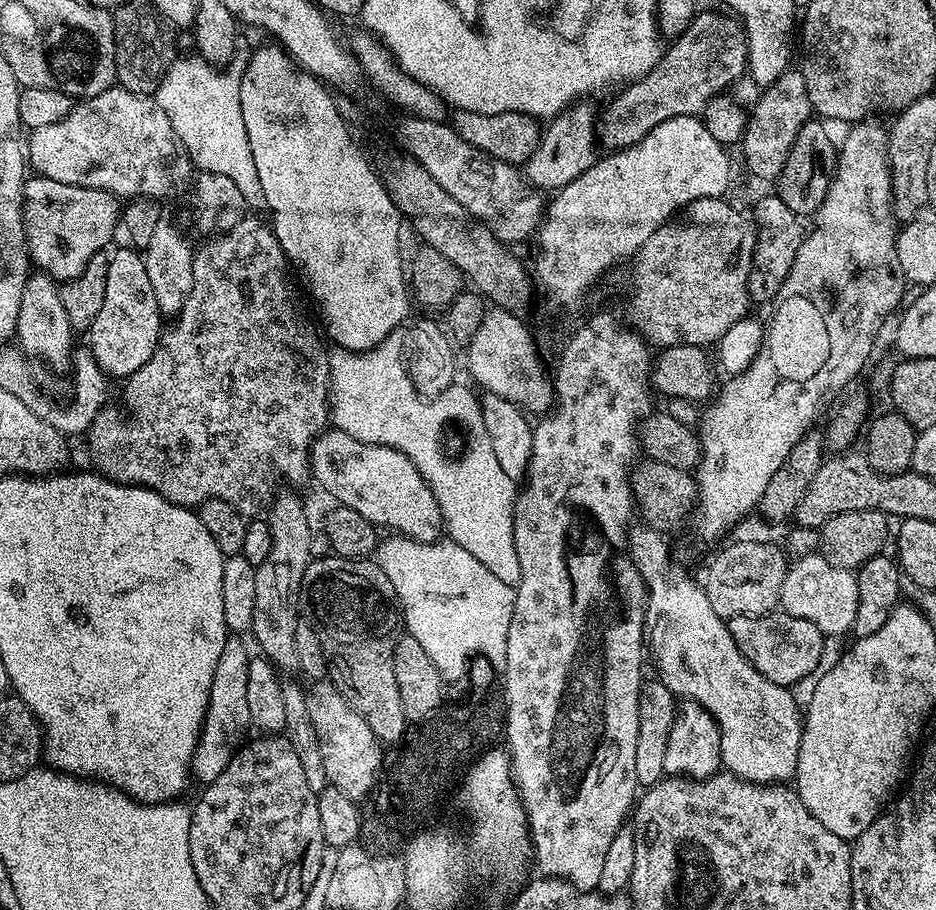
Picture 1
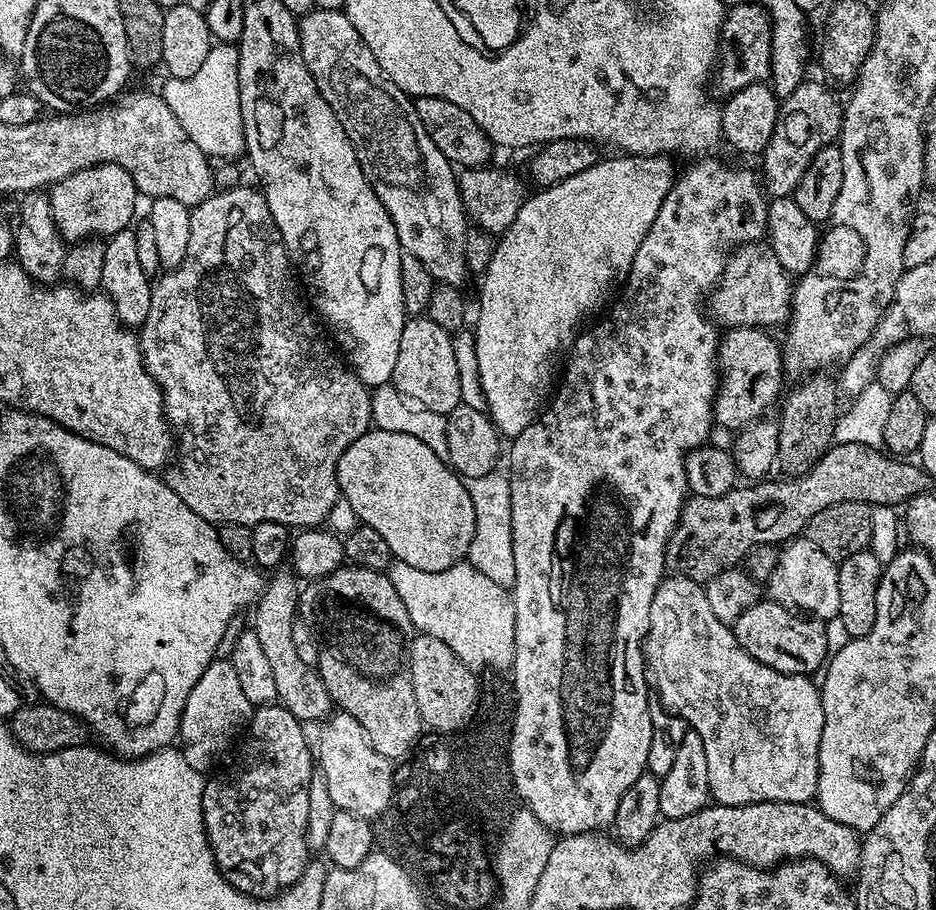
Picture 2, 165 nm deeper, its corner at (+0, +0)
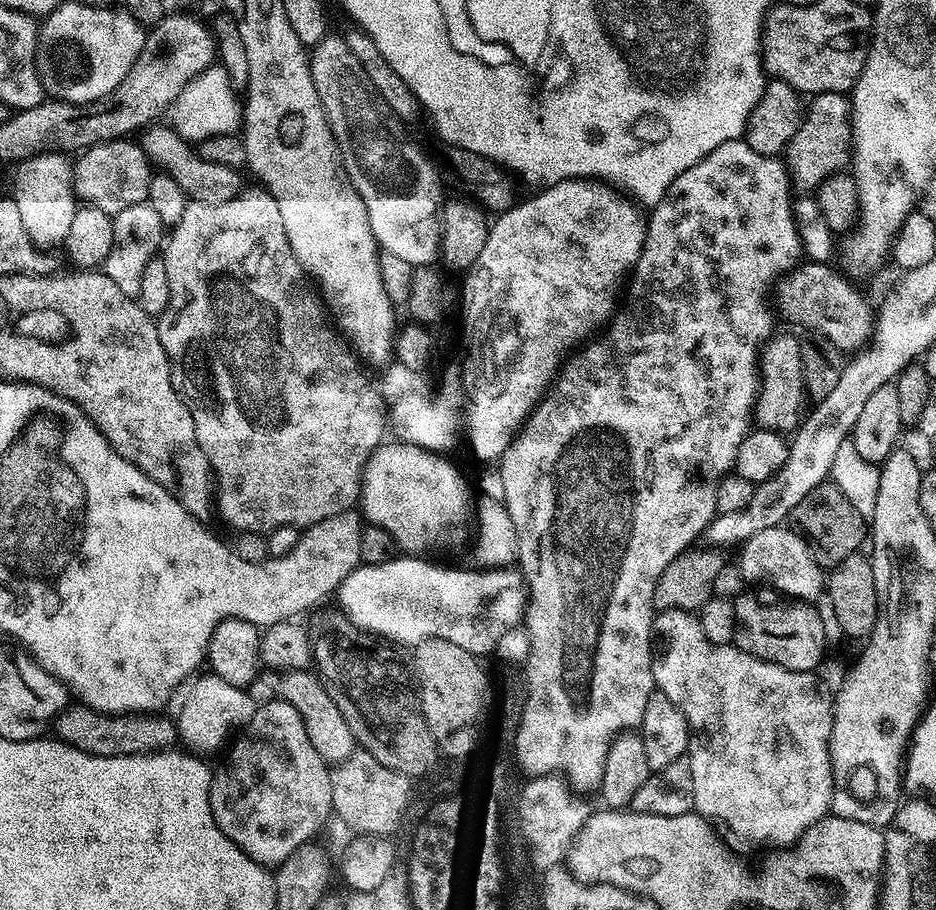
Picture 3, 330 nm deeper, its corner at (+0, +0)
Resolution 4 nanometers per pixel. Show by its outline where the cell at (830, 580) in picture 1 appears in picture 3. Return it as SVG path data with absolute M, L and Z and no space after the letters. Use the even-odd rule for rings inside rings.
M777 526L762 530L750 537L739 552L740 568L746 570L749 577L752 575L756 580L769 580L778 591L788 595L785 597L795 598L800 602L812 602L821 591L822 576L819 576L821 573L816 561L812 559L808 543L791 527Z

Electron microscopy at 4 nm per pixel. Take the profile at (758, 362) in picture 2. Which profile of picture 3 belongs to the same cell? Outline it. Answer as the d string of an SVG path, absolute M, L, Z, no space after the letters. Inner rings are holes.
M784 332L775 335L762 352L762 389L758 398L754 420L761 429L772 429L781 434L791 434L806 416L804 396L806 385L802 366L801 337Z

